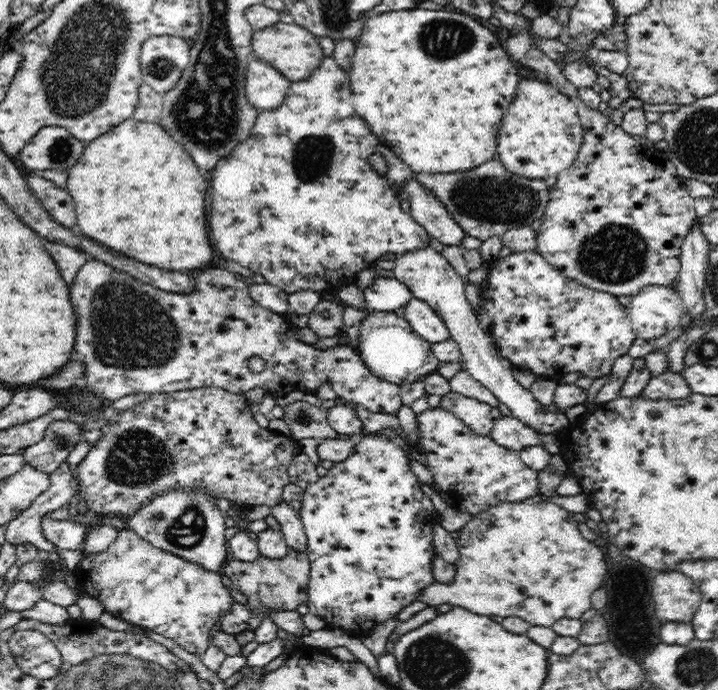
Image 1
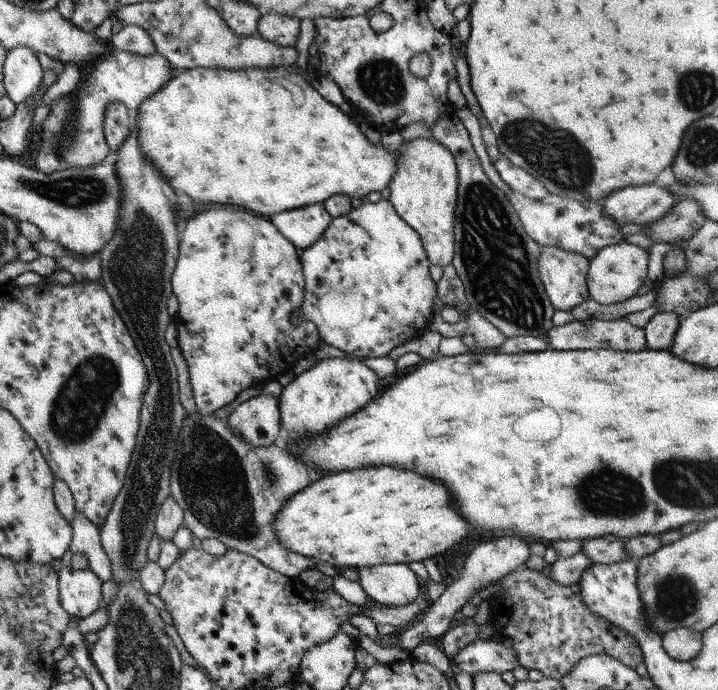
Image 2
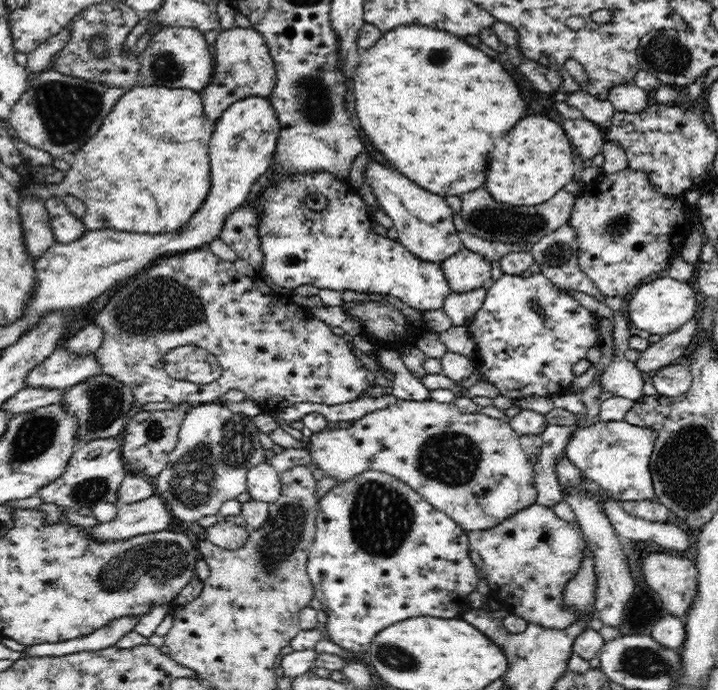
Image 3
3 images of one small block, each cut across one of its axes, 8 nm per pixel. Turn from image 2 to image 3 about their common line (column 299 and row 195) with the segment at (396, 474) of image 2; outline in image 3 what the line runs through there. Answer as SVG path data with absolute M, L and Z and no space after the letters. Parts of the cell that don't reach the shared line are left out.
M522 118L516 128L496 146L496 154L488 166L486 190L498 204L508 206L538 206L556 196L564 187L576 180L573 150L561 126L544 118Z

